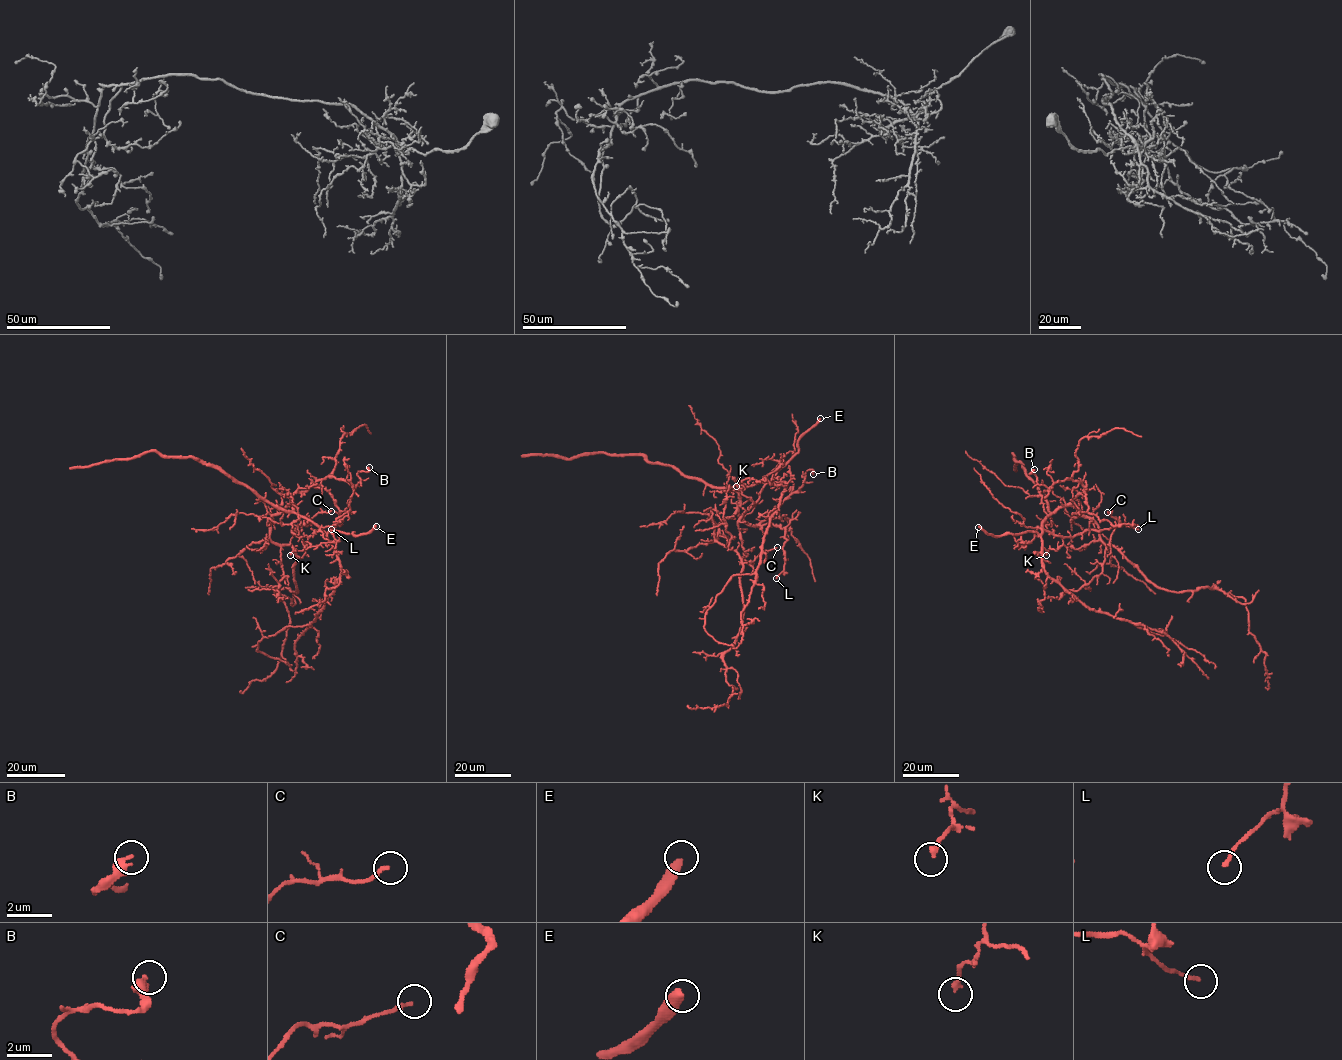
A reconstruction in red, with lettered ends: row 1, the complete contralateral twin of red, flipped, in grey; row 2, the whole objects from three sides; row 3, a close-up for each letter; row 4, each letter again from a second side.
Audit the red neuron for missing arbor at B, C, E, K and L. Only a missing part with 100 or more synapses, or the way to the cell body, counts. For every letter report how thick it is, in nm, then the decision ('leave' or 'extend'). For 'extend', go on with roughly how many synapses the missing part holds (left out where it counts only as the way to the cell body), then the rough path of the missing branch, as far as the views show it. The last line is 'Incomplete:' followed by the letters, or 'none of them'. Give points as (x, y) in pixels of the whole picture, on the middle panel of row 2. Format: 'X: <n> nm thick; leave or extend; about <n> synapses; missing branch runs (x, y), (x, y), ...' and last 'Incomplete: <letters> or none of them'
B: 400 nm thick; leave
C: 160 nm thick; leave
E: 400 nm thick; extend
K: 240 nm thick; leave
L: 150 nm thick; leave
Incomplete: E

